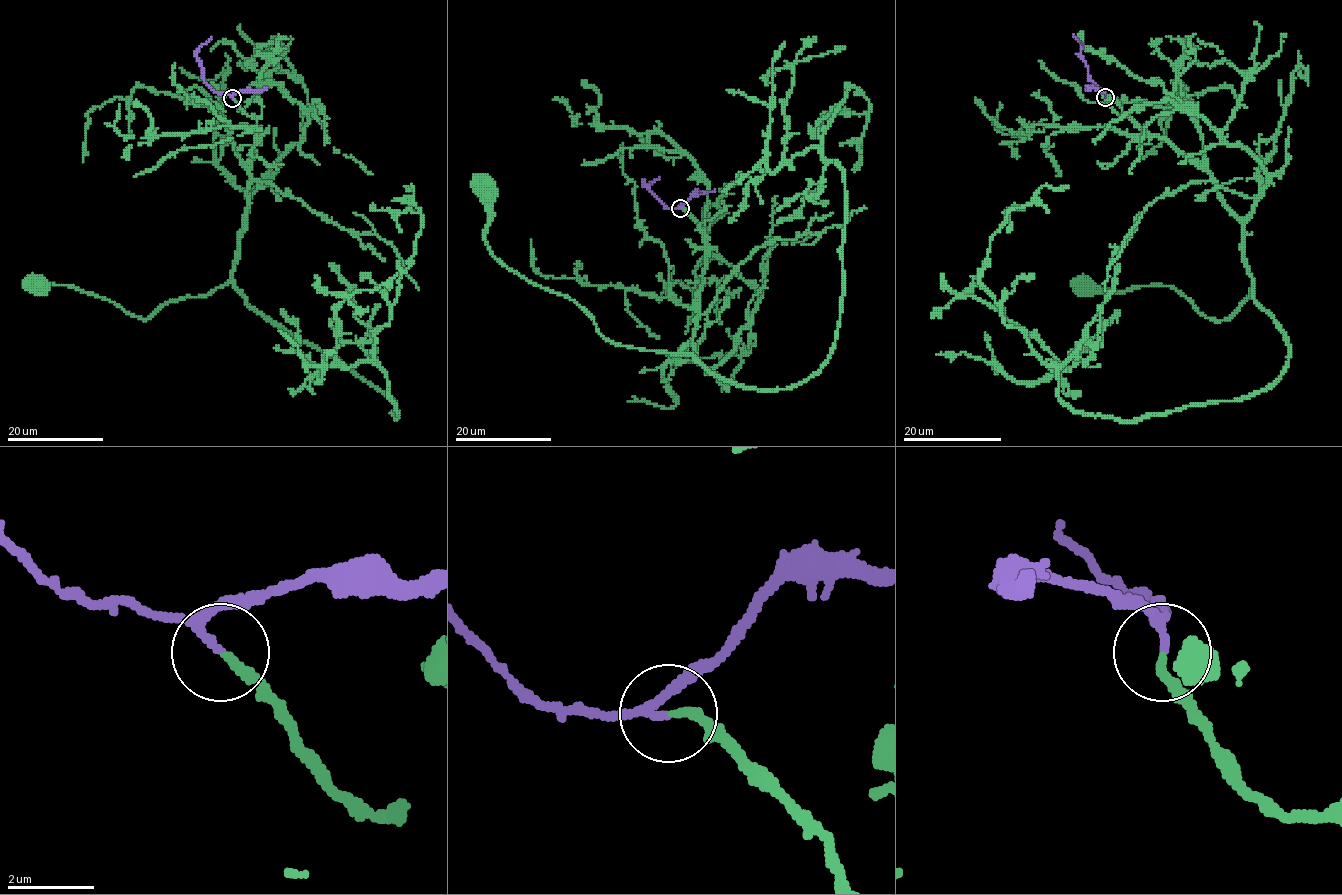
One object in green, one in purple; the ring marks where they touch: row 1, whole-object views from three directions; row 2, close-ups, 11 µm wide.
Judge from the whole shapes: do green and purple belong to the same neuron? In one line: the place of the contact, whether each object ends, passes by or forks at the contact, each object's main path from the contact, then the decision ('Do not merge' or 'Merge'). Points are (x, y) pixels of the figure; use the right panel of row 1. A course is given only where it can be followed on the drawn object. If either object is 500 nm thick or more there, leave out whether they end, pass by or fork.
Place: (1105, 97). At the ring green ends. At the ring purple passes by. Course of green: (1105, 97), (1207, 171), (1240, 220), (1253, 284), (1241, 306), (1214, 321), (1171, 286), (1085, 288). Course of purple: (1105, 97), (1105, 92), (1090, 78), (1088, 66), (1080, 54), (1081, 44), (1072, 37). Merge

